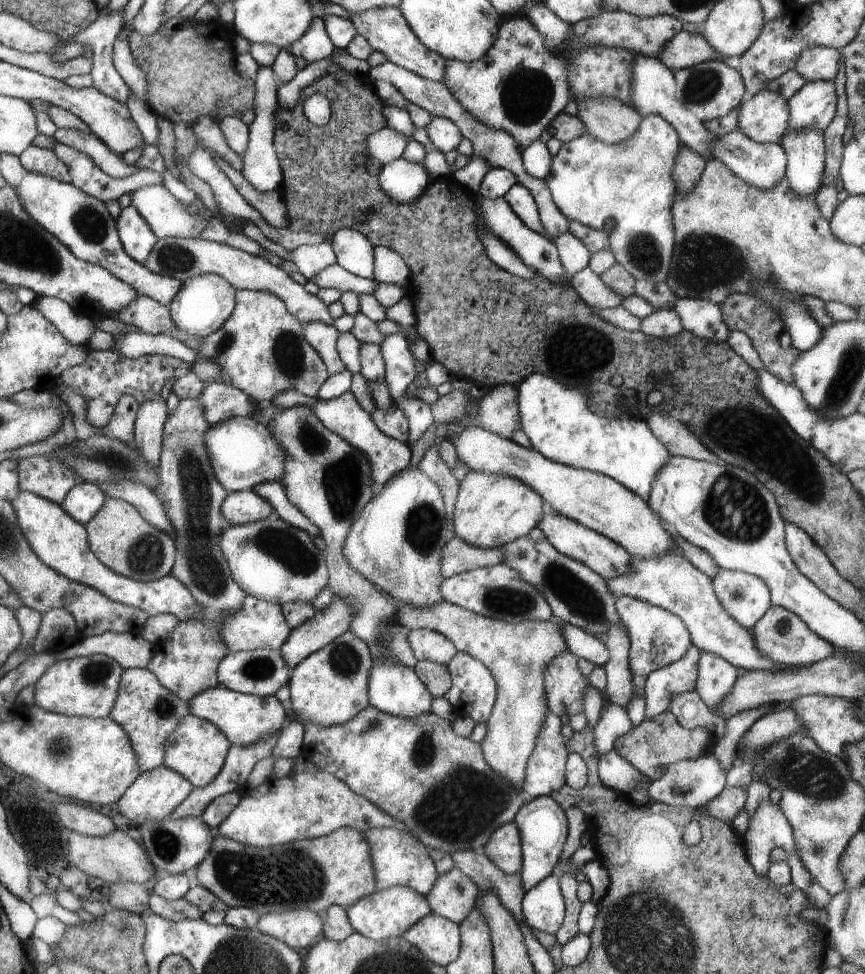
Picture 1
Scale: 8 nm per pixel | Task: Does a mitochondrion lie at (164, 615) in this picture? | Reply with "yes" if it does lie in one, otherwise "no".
no

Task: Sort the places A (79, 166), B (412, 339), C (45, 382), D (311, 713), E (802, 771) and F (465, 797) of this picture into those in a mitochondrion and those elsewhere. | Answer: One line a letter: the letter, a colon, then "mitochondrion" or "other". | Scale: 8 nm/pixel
A: other
B: other
C: other
D: other
E: mitochondrion
F: mitochondrion

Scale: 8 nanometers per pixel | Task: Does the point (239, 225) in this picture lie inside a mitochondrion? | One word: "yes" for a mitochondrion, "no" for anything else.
no

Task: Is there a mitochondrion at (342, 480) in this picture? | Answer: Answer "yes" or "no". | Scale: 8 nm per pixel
yes

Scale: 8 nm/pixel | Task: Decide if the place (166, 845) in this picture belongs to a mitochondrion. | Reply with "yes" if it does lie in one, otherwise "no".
yes

